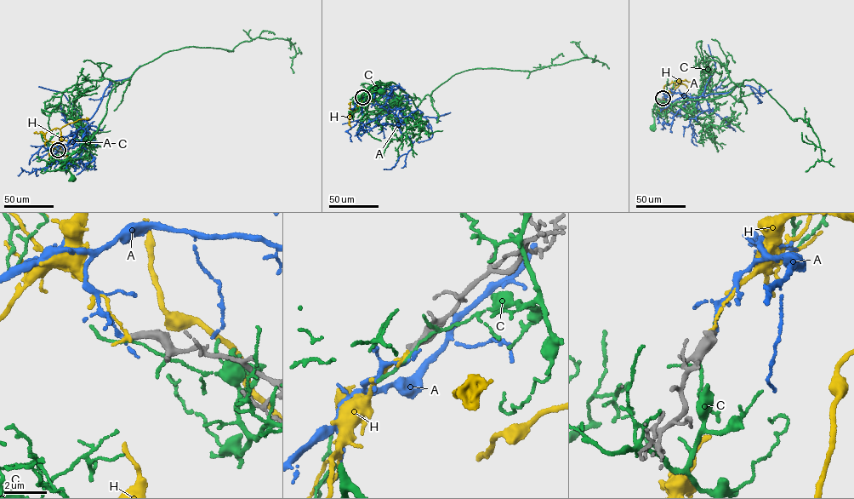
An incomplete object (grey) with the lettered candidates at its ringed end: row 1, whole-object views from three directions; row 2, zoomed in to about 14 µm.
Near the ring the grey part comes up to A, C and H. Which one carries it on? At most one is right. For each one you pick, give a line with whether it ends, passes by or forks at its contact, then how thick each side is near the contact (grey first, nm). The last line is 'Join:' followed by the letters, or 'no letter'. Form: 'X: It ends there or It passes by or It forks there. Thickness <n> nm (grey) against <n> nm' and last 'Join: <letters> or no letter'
Join: no letter

